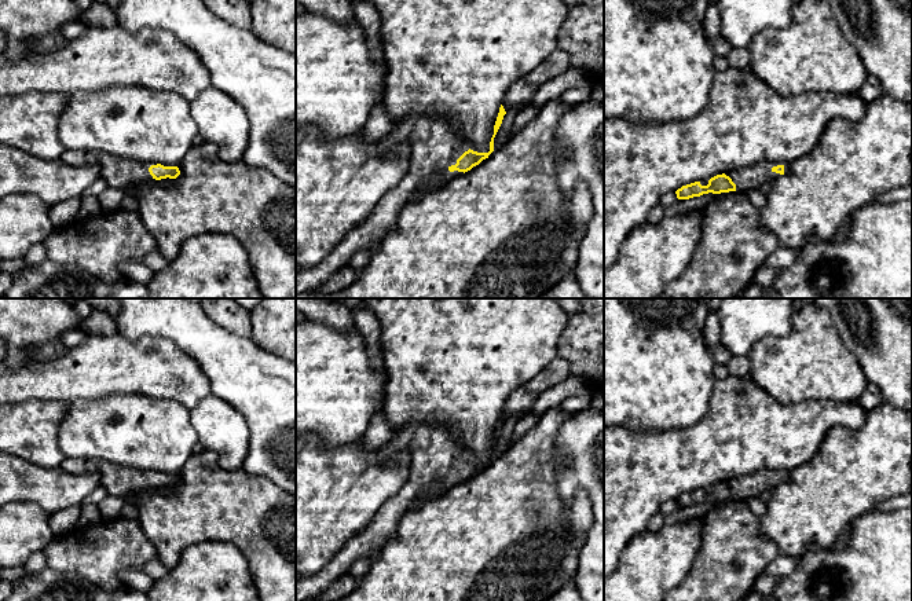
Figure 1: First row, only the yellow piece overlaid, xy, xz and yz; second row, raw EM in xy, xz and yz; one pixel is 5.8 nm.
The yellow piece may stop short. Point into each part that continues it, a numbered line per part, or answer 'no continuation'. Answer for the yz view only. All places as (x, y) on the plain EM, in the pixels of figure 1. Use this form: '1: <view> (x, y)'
1: yz (751, 486)

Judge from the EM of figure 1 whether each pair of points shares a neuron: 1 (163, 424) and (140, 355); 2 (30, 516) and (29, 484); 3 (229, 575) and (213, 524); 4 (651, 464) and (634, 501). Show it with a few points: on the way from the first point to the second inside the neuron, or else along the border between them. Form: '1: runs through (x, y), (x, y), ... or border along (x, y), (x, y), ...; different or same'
1: border along (123, 394), (174, 399), (185, 407); different
2: border along (14, 501), (32, 501), (50, 515); different
3: border along (187, 546), (196, 542), (227, 541), (246, 559); different
4: runs through (641, 473), (634, 480), (634, 491); same

